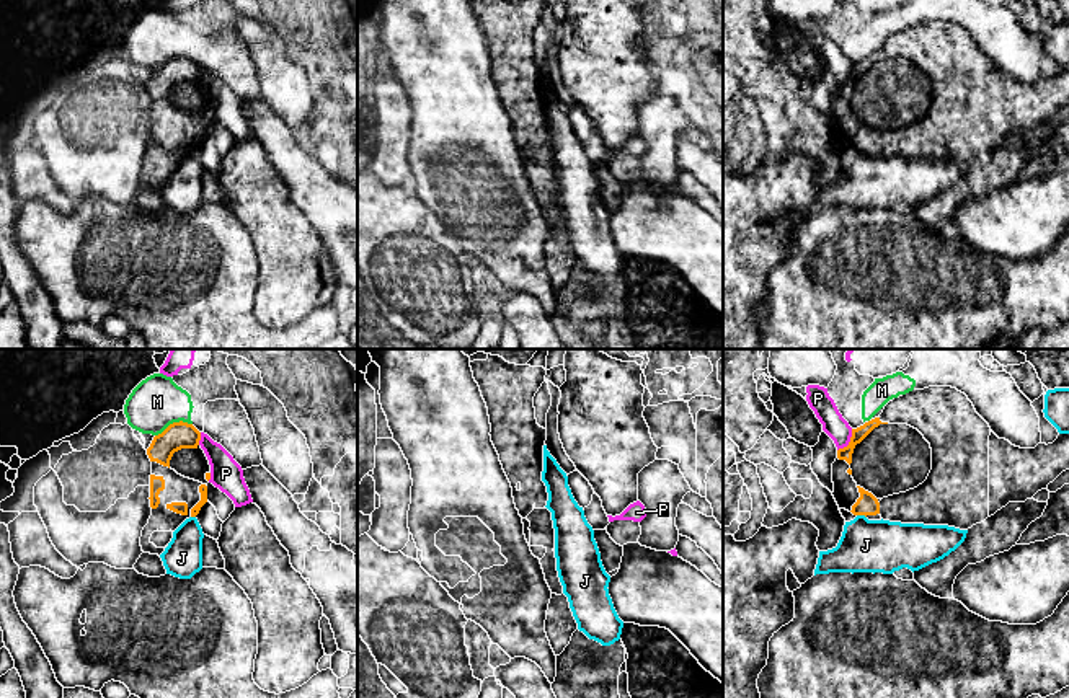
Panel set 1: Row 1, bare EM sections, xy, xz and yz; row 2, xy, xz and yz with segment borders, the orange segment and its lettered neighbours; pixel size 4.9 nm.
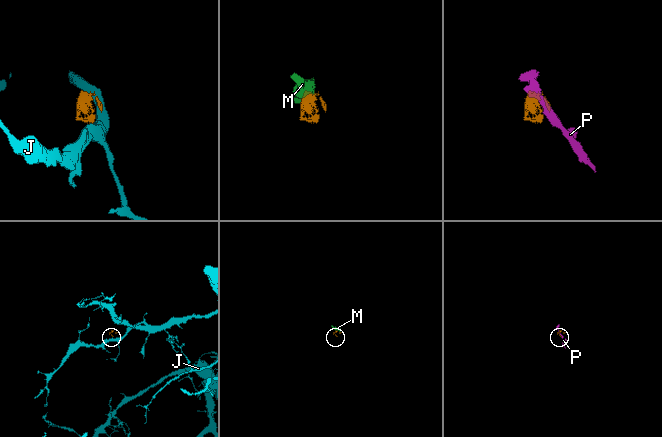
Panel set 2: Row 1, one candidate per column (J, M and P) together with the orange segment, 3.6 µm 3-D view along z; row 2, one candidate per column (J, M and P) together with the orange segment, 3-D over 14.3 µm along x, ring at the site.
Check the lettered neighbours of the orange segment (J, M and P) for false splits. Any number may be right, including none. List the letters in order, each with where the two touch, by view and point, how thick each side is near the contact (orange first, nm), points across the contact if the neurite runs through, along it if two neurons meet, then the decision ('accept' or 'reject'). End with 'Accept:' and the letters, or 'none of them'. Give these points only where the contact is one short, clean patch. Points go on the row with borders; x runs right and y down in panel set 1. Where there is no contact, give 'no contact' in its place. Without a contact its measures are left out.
J: yz (862, 514) | 110/260 nm | along yz (857, 514), (865, 517) | reject
M: xy (173, 423) | 140/260 nm | along xy (191, 423), (170, 423), (155, 436) | reject
P: yz (849, 442) | 70/120 nm | along yz (852, 429), (851, 441), (838, 450) | reject
Accept: none of them

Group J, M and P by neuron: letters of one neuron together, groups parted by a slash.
J / M / P

